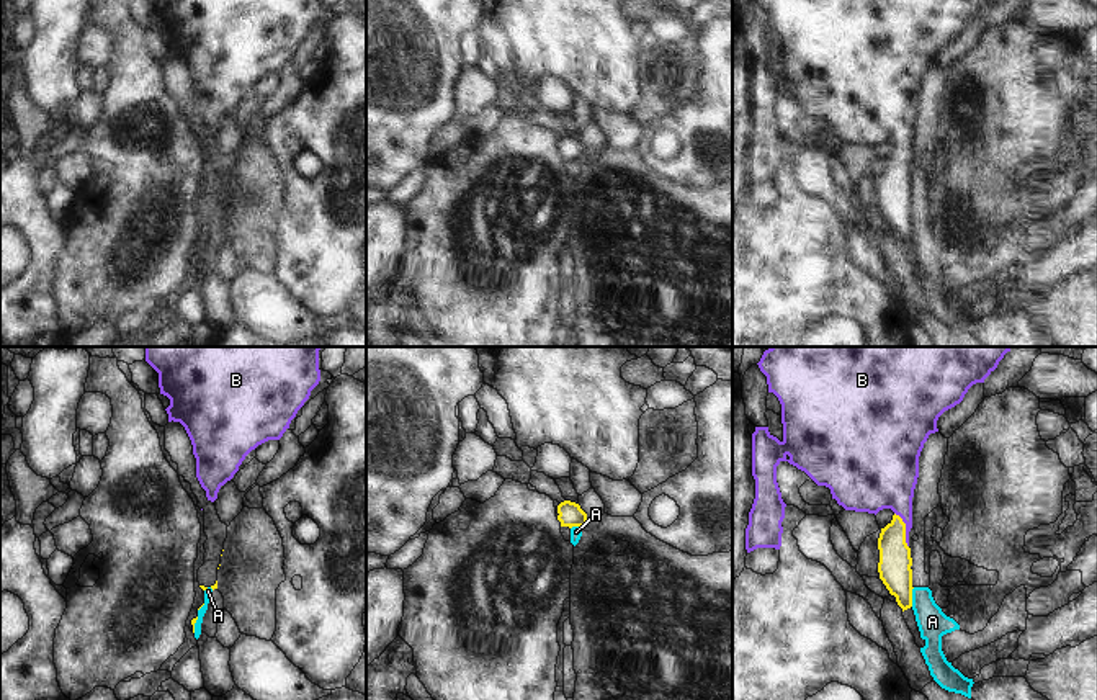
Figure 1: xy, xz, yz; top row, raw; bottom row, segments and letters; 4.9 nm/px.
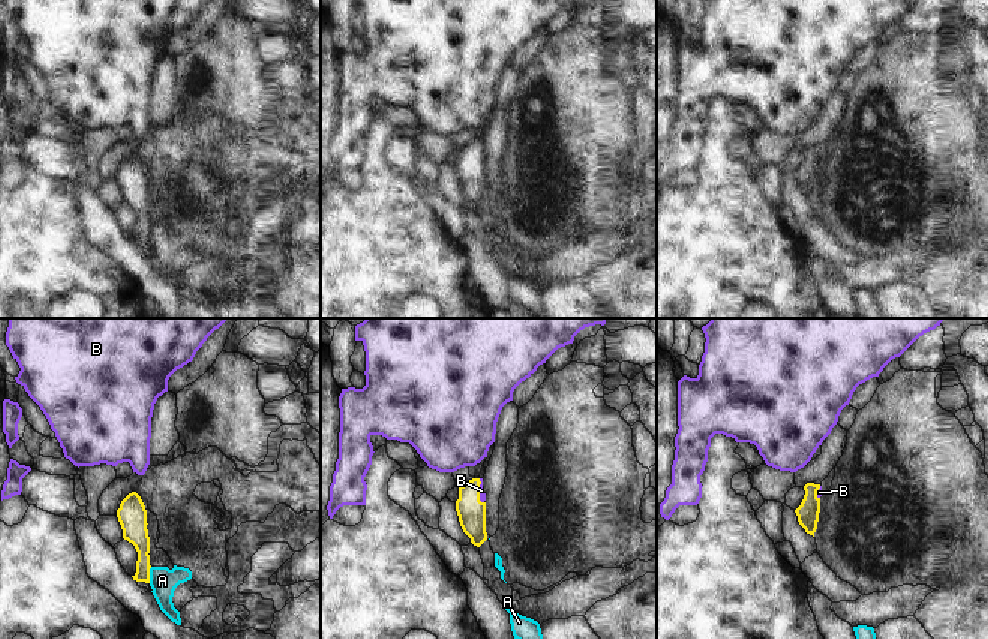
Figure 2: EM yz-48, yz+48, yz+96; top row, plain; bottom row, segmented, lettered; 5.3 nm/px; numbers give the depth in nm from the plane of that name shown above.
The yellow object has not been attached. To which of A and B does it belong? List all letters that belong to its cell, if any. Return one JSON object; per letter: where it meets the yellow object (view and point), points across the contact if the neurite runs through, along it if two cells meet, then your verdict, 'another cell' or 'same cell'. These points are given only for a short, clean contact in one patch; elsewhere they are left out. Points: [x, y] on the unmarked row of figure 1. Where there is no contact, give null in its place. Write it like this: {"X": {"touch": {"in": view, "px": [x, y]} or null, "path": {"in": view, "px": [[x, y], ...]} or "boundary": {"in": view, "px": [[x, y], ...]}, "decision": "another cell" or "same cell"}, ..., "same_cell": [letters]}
{"A": {"touch": {"in": "yz", "px": [911, 231]}, "decision": "another cell"}, "B": {"touch": {"in": "yz", "px": [904, 164]}, "path": {"in": "yz", "px": [[895, 197], [895, 174], [904, 164], [901, 136], [886, 116]]}, "decision": "same cell"}, "same_cell": ["B"]}

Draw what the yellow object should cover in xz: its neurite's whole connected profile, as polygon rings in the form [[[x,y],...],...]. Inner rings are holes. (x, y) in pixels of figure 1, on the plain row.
[[[564,134],[557,139],[557,154],[561,155],[561,160],[585,160],[589,152],[587,147],[580,142],[579,137]]]

